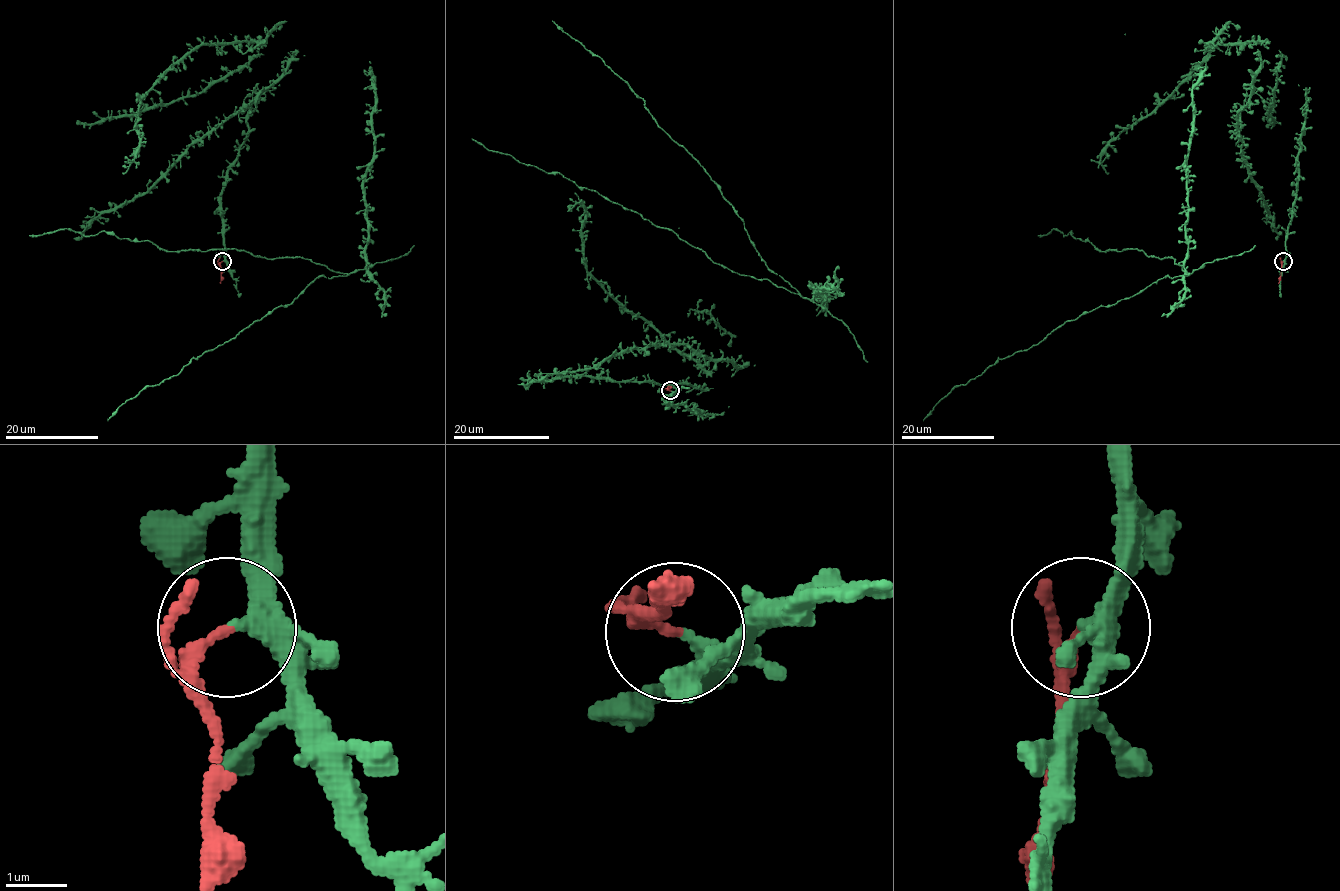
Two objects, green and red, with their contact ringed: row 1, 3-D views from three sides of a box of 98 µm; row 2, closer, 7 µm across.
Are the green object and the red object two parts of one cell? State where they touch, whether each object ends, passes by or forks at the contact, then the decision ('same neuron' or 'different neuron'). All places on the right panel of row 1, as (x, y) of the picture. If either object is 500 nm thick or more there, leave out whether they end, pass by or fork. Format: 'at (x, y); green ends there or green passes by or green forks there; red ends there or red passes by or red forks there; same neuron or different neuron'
at (1283, 261); green passes by; red passes by; different neuron

